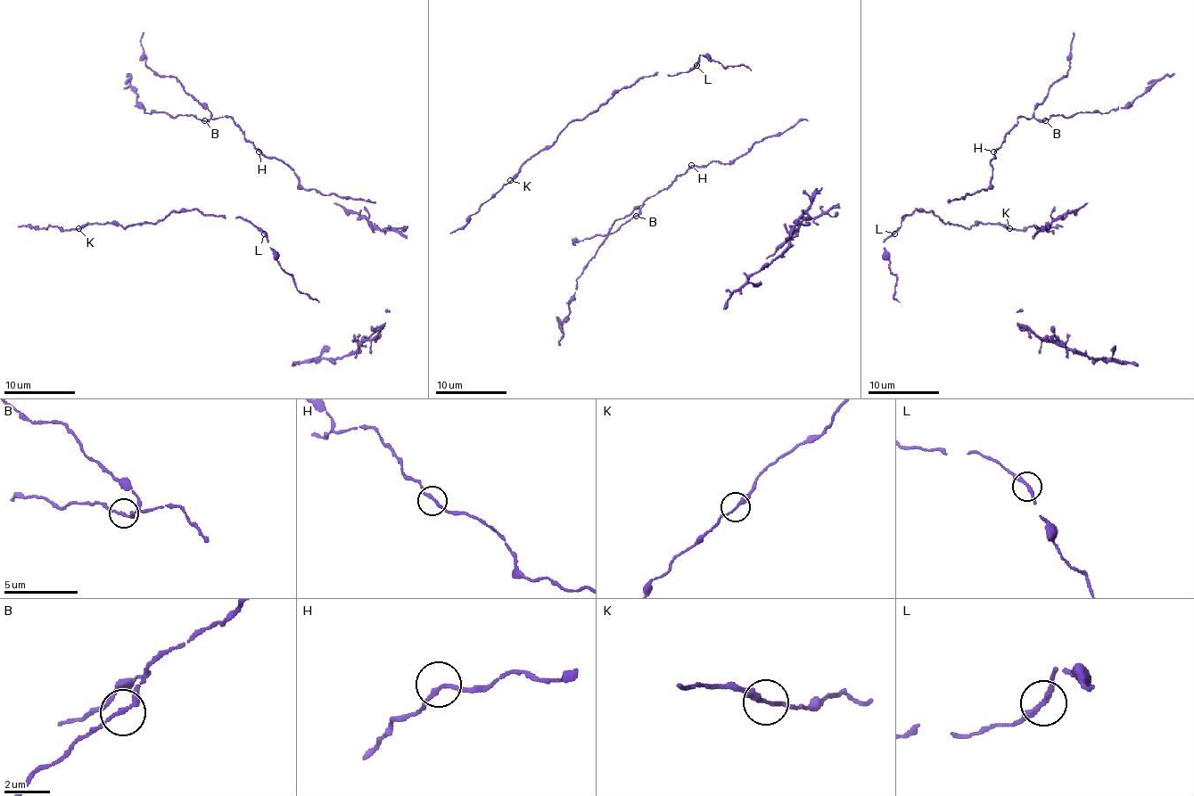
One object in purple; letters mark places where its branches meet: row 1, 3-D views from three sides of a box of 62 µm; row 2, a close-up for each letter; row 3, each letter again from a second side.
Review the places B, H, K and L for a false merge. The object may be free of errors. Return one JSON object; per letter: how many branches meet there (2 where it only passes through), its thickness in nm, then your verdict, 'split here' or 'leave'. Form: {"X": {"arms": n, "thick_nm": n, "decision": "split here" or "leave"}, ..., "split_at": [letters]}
{"B": {"arms": 2, "thick_nm": 180, "decision": "leave"}, "H": {"arms": 2, "thick_nm": 180, "decision": "leave"}, "K": {"arms": 2, "thick_nm": 200, "decision": "leave"}, "L": {"arms": 2, "thick_nm": 200, "decision": "leave"}, "split_at": []}

